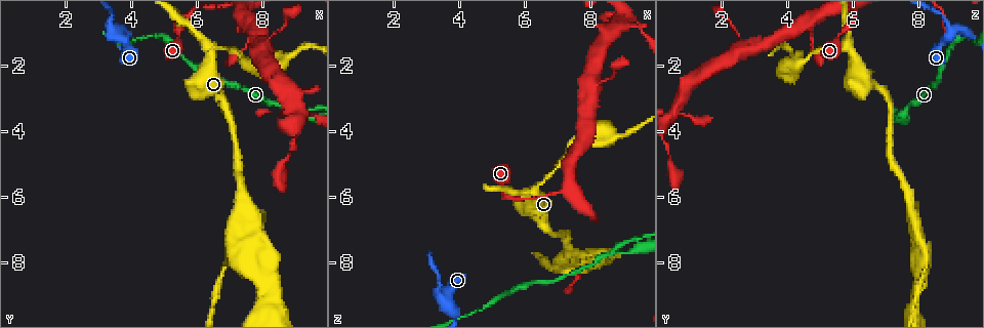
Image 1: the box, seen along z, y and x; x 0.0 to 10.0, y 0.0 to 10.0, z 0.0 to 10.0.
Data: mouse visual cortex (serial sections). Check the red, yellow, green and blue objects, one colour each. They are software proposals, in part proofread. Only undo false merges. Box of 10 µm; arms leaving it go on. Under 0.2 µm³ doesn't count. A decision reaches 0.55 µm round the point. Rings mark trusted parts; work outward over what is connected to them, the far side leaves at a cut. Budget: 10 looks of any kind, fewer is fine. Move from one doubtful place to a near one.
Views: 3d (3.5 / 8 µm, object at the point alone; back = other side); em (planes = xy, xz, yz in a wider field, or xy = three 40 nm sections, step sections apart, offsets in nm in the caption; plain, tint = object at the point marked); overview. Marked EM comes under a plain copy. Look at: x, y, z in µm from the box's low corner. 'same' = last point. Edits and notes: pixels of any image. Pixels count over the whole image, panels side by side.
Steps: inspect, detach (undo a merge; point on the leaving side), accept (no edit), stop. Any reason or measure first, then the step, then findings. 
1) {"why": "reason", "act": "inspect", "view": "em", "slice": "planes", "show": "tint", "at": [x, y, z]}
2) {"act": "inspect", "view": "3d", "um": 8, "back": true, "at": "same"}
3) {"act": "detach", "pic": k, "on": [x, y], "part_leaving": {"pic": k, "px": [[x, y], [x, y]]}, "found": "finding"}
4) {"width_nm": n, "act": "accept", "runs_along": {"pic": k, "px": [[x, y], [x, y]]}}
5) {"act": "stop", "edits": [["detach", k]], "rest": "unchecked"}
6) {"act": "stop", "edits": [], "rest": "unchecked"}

{"why": "branch point", "act": "inspect", "view": "3d", "um": 3.5, "at": [8.60, 3.30, 7.75]}

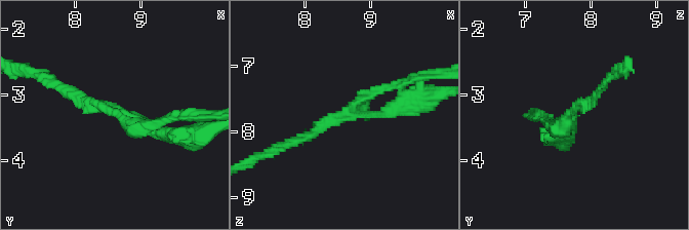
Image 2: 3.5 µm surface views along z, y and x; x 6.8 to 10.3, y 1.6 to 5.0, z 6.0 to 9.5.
{"why": "need the tissue", "act": "inspect", "view": "em", "slice": "xy", "step": 5, "show": "tint", "at": [8.70, 3.25, 7.75]}

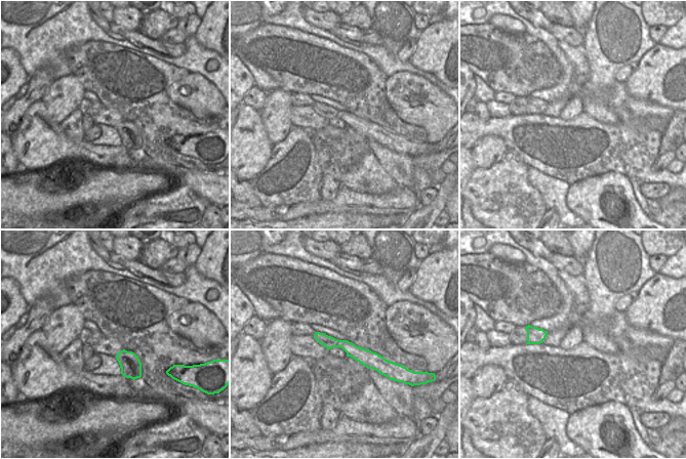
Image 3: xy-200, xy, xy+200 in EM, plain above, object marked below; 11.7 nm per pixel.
{"act": "detach", "pic": 2, "on": [163, 121], "border": {"pic": 3, "px": [[336, 339], [339, 346]]}, "found": "a second cell is stuck on"}

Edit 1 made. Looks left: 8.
{"why": "see it whole again", "act": "inspect", "view": "overview"}

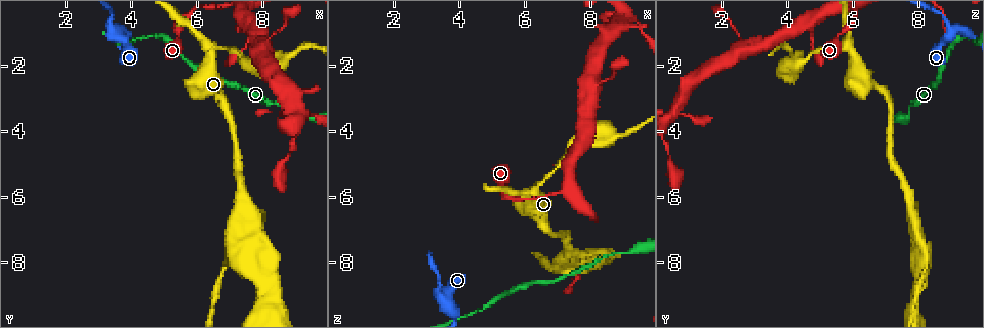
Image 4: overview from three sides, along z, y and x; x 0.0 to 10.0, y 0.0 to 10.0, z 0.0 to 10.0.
{"why": "abrupt turn", "act": "inspect", "view": "3d", "um": 3.5, "back": true, "at": [3.35, 0.85, 9.00]}

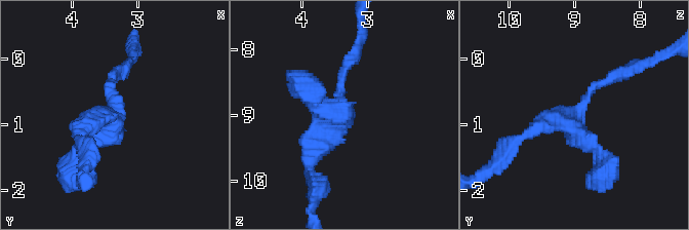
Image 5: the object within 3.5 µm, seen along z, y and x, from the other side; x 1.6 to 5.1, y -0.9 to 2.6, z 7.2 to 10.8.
{"why": "shape alone is not enough", "act": "inspect", "view": "em", "slice": "xy", "step": 2, "show": "tint", "at": [3.40, 0.80, 8.95]}

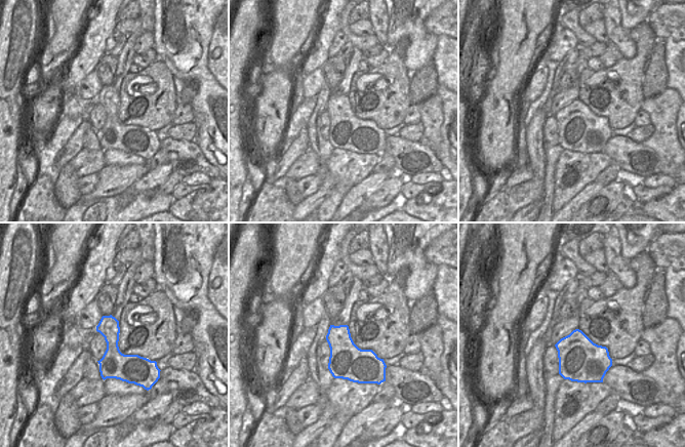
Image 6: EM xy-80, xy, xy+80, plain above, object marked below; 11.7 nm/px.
{"act": "accept", "runs_along": {"pic": 5, "px": [[78, 158], [112, 123], [118, 73]]}, "found": "all the same cell"}

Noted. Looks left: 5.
{"act": "inspect", "view": "3d", "um": 3.5, "at": [6.30, 1.35, 5.85]}

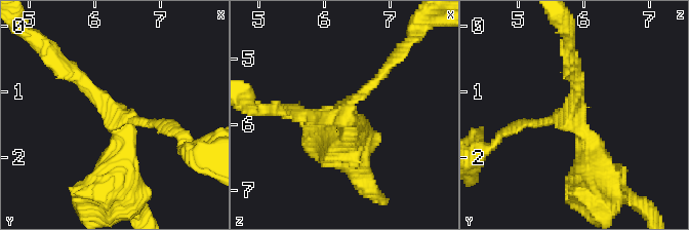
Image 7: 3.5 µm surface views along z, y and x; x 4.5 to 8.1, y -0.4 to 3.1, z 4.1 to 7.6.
{"act": "accept", "found": "continuous, no second cell"}

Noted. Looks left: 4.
{"why": "calibre changes", "act": "inspect", "view": "3d", "um": 3.5, "at": [8.65, 1.85, 4.20]}

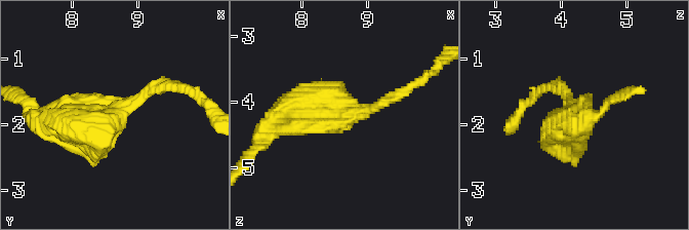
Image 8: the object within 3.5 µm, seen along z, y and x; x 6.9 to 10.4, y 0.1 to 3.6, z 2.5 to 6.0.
{"arm_widths_nm": [200, 500], "why": "need the tissue", "act": "inspect", "view": "em", "slice": "xy", "step": 5, "show": "tint", "at": [8.65, 1.80, 4.15]}

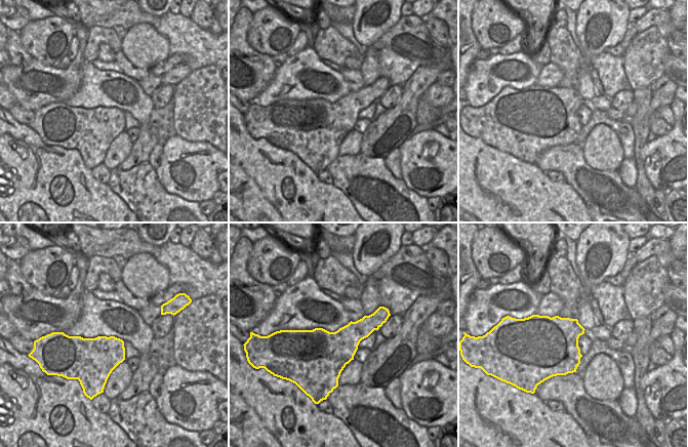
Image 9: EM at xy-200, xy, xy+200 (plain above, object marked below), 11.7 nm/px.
{"act": "accept", "runs_along": {"pic": 8, "px": [[46, 124], [106, 124], [169, 86]]}, "found": "all the same cell"}

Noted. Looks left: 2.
{"act": "stop", "edits": [["detach", 2]], "rest": "unchecked"}

